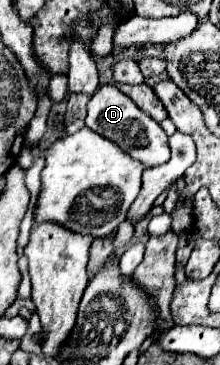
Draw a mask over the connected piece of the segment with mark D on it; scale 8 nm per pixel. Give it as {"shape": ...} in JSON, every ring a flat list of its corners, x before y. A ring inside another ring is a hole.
{"shape":[[99,86,99,90,93,94,93,98,87,104,87,118,85,124,101,134,103,138,115,142,119,148,123,148,123,152,127,152,131,158,143,162,143,168,151,168,151,166,159,166,165,164,169,160,169,144,167,144,167,134,163,132,163,128,151,120,147,114,143,114,133,100,129,100,123,92,119,92,115,86]]}

